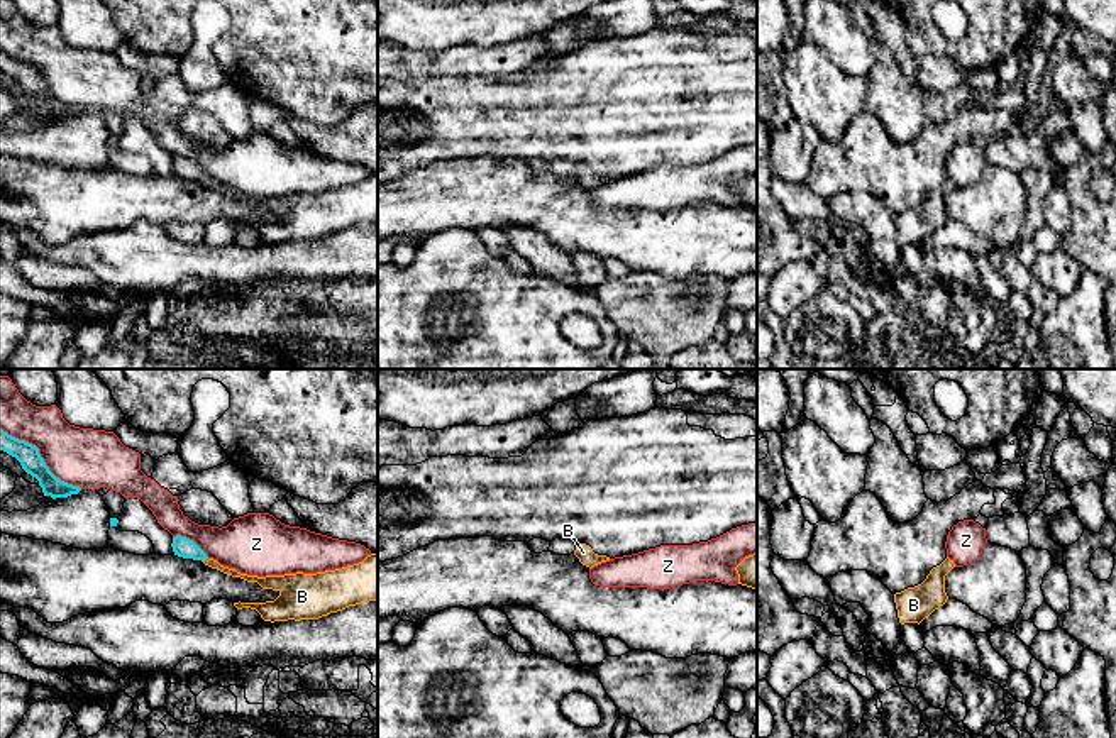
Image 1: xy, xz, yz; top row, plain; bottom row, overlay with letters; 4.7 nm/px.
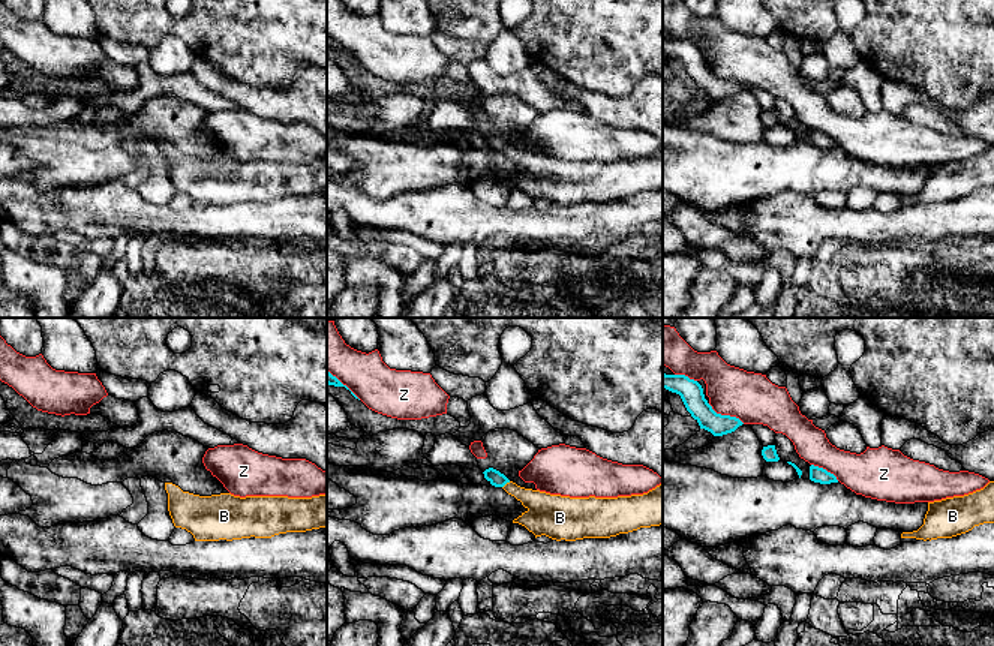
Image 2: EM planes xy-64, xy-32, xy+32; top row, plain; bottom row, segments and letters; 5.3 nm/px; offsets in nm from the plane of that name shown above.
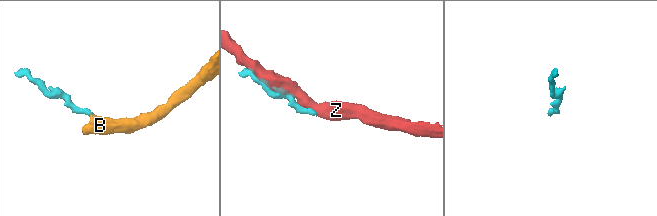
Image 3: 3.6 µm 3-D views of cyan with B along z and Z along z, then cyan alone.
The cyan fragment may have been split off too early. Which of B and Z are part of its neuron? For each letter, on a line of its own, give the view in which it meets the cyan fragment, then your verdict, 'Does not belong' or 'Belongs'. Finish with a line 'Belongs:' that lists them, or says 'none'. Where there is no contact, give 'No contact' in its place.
B: Touches cyan in xy. Belongs
Z: Touches cyan in xy. Does not belong
Belongs: B

